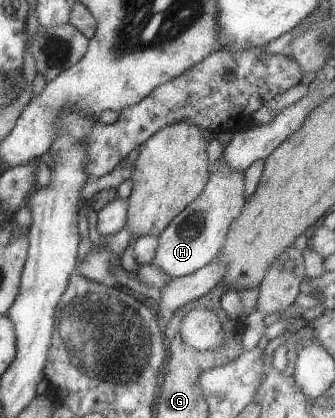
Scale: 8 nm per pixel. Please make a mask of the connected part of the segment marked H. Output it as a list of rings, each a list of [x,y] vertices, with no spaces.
[[[218,159],[210,163],[208,173],[204,189],[190,205],[170,220],[157,237],[155,254],[150,264],[170,279],[193,274],[214,261],[224,245],[229,225],[242,211],[245,202],[243,172],[230,169],[222,159]]]

